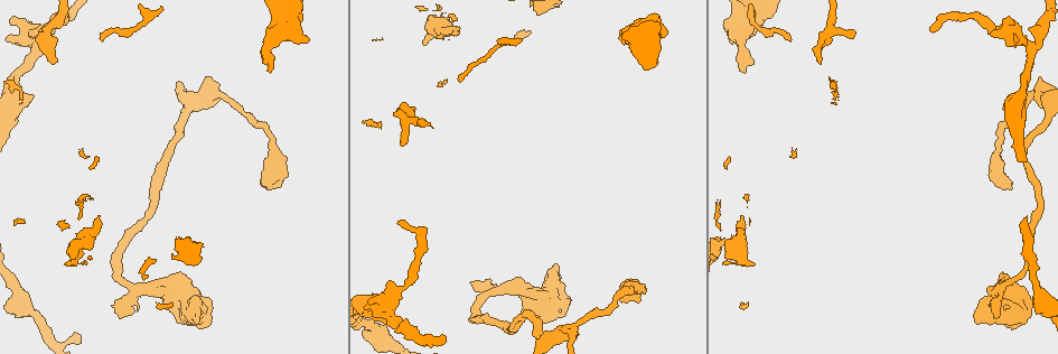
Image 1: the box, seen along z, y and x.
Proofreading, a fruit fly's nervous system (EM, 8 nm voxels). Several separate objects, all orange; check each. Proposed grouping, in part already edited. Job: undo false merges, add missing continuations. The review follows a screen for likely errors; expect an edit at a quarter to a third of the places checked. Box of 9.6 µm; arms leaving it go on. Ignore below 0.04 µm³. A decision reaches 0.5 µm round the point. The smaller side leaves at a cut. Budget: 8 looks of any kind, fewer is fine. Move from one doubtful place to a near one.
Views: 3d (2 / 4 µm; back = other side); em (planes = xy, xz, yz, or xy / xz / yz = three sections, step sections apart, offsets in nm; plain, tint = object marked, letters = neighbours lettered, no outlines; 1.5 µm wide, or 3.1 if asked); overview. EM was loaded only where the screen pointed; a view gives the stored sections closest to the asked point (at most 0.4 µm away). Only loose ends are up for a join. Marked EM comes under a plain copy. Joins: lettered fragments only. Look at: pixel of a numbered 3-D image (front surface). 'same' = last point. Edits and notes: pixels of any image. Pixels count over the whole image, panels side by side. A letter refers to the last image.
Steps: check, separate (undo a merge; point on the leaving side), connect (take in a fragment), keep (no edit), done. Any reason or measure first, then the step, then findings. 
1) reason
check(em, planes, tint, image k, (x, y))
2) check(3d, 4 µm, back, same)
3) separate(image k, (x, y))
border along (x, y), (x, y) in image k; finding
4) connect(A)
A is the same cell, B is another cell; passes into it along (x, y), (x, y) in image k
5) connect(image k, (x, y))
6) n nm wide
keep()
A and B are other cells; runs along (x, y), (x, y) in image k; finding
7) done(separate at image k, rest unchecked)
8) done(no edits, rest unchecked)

check(3d, 2 µm, image 1, (119, 316))

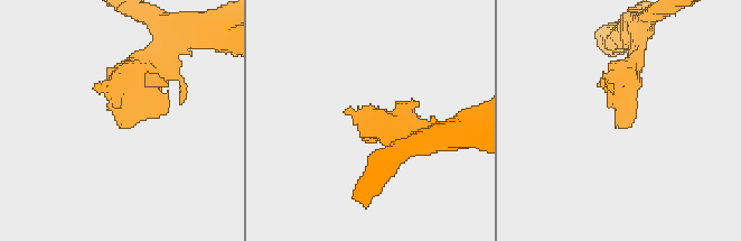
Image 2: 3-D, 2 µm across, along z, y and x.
check(em, xy, step 8, letters, image 2, (615, 124))

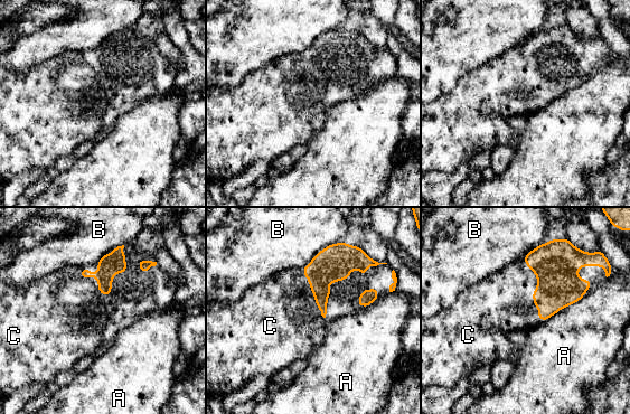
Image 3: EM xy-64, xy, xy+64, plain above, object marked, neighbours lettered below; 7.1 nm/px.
check(em, planes, letters, same)

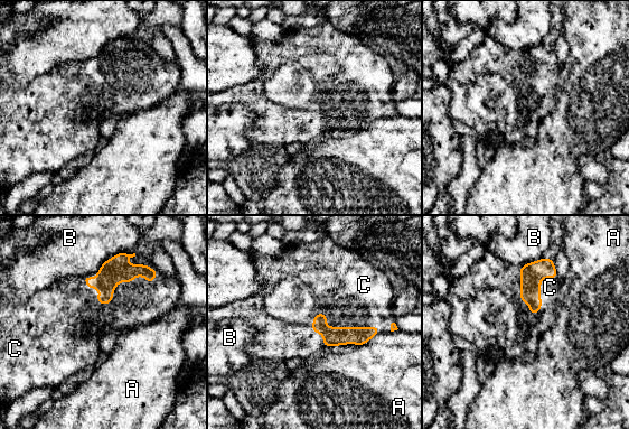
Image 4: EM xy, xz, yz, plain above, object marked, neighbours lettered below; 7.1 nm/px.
C touches over 340 nm
connect(C)
C is the same cell, A and B are other cells; it goes on there

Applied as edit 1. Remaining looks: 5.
see it whole again
check(overview)

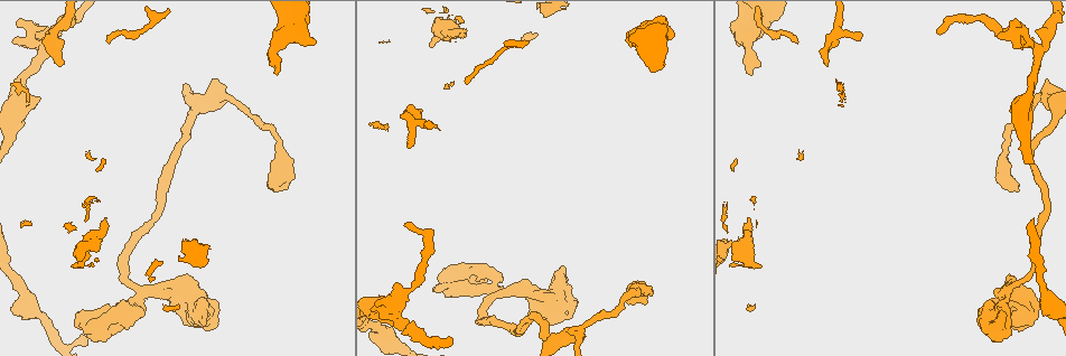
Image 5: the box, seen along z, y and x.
free end
check(3d, 2 µm, image 5, (465, 34))

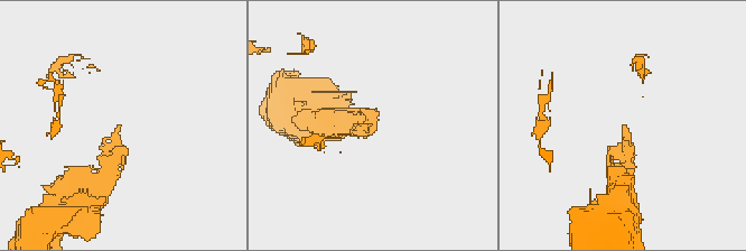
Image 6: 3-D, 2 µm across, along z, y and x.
shape alone is not enough
check(em, planes, letters, image 6, (369, 120))

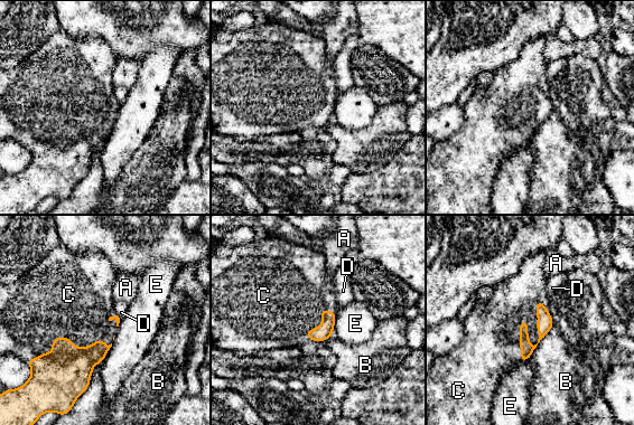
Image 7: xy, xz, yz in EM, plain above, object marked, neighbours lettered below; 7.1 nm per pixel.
connect(C)
C is the same cell, A, B, D and E are other cells; the cell continues

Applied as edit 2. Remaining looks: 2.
thin neck
check(em, planes, letters, image 5, (1053, 21))

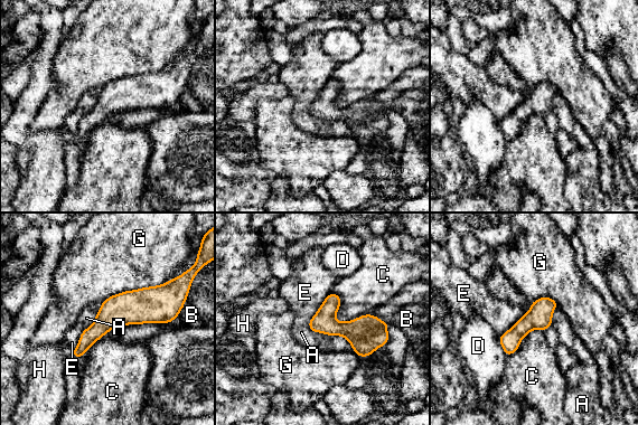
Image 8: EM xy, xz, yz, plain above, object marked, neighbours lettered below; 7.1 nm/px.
170 nm wide
keep()
A, B, C, D, E, G and H are other cells; runs along (174, 309), (118, 310), (76, 352) in image 8; all the same cell

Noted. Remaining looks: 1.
done(connect at image 4, connect at image 7, rest unchecked)

